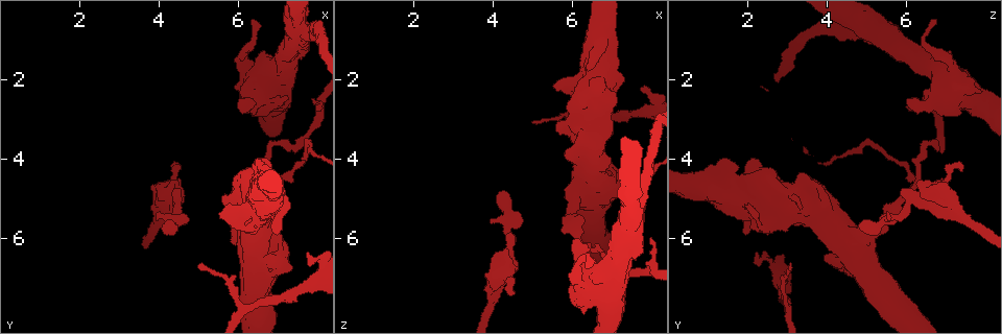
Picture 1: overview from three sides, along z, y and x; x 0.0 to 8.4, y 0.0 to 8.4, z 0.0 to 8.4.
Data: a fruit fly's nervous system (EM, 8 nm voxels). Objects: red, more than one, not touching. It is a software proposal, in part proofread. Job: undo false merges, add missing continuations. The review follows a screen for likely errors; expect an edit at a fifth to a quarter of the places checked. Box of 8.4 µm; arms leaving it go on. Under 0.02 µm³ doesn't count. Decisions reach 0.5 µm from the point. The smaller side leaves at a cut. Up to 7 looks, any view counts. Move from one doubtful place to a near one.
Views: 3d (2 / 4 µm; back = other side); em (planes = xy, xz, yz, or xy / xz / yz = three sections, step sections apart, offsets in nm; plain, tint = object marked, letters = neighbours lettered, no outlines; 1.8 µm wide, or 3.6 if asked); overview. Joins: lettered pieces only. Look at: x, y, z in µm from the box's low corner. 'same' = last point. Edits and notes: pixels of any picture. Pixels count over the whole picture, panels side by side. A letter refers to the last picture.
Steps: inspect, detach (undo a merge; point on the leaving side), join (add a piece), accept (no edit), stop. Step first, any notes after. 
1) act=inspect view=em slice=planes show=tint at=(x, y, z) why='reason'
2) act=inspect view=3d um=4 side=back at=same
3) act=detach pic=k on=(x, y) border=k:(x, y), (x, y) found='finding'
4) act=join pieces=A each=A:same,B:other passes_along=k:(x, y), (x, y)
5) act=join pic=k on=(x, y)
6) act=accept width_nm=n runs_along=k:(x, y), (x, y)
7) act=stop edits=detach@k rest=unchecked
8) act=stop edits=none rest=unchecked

act=inspect view=3d um=4 at=(7.45, 0.75, 5.00) why='branch point'

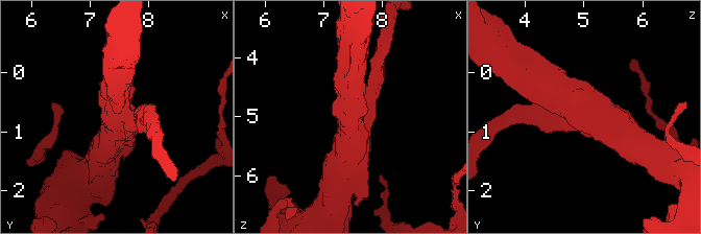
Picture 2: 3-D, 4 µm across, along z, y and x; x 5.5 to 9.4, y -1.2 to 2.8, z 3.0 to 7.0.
act=inspect view=em um=3.6 slice=planes show=letters at=(7.50, 0.80, 5.00)

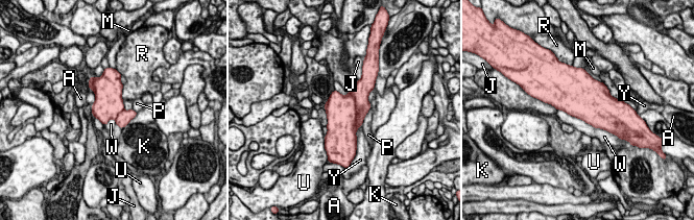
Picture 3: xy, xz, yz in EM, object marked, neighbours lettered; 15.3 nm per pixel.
act=accept each=A:other,J:other,K:other,M:other,P:other,R:other,U:other,W:other,Y:other arms=3 arm_widths_nm=280,480,480 found='one cell here'

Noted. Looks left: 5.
act=inspect view=em slice=xy step=16 show=letters at=(4.00, 5.55, 5.60) why='branch stops here'

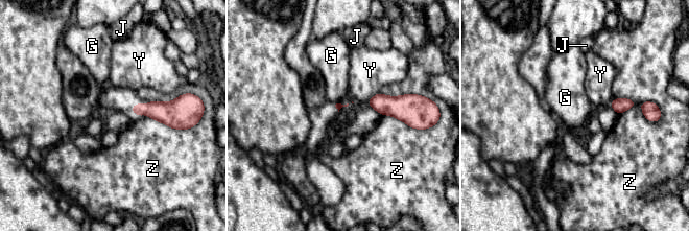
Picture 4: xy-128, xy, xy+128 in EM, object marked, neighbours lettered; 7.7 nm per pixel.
act=inspect view=em slice=planes show=letters at=same why='another direction'

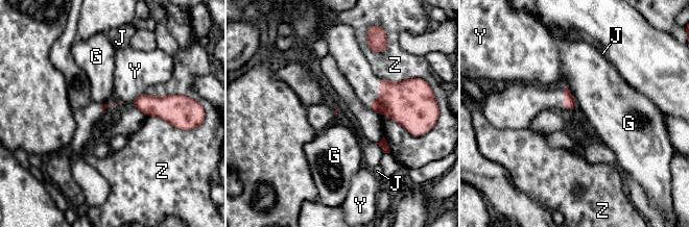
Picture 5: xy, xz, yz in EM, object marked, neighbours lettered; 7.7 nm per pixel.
act=accept each=G:other,J:other,Y:other,Z:other border=5:(565, 86), (573, 96), (577, 106) found='no lettered piece goes on from it'

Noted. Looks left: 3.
act=inspect view=em slice=xz step=4 show=tint at=(4.55, 4.25, 7.30) why='free end'

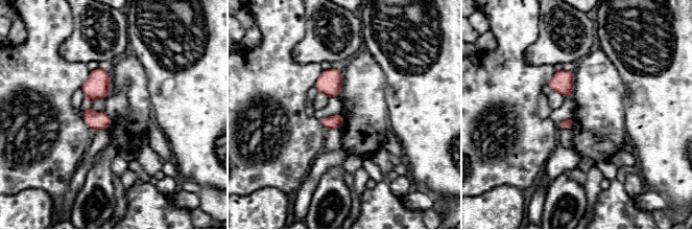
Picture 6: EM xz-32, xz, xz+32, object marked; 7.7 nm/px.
act=inspect view=em slice=planes show=letters at=same why='another direction'

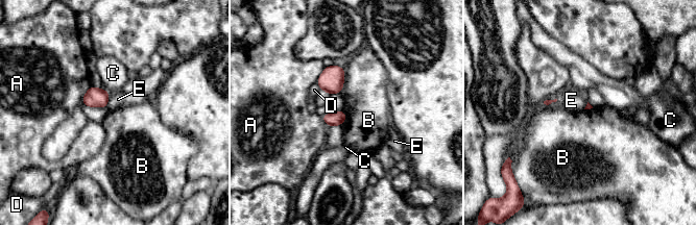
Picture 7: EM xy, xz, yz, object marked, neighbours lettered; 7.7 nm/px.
act=accept longest_contact=B:200nm each=A:other,B:other,C:other,D:other,E:other found='none of them fits'

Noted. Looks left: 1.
act=stop edits=none rest=unchecked

